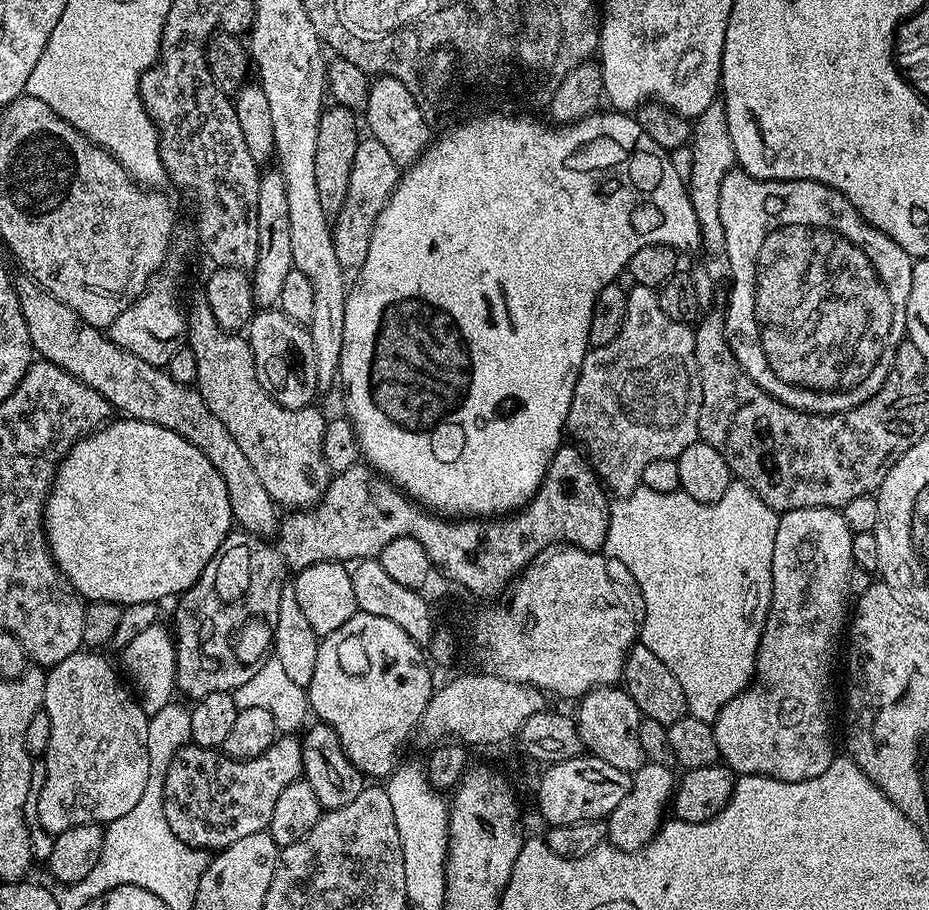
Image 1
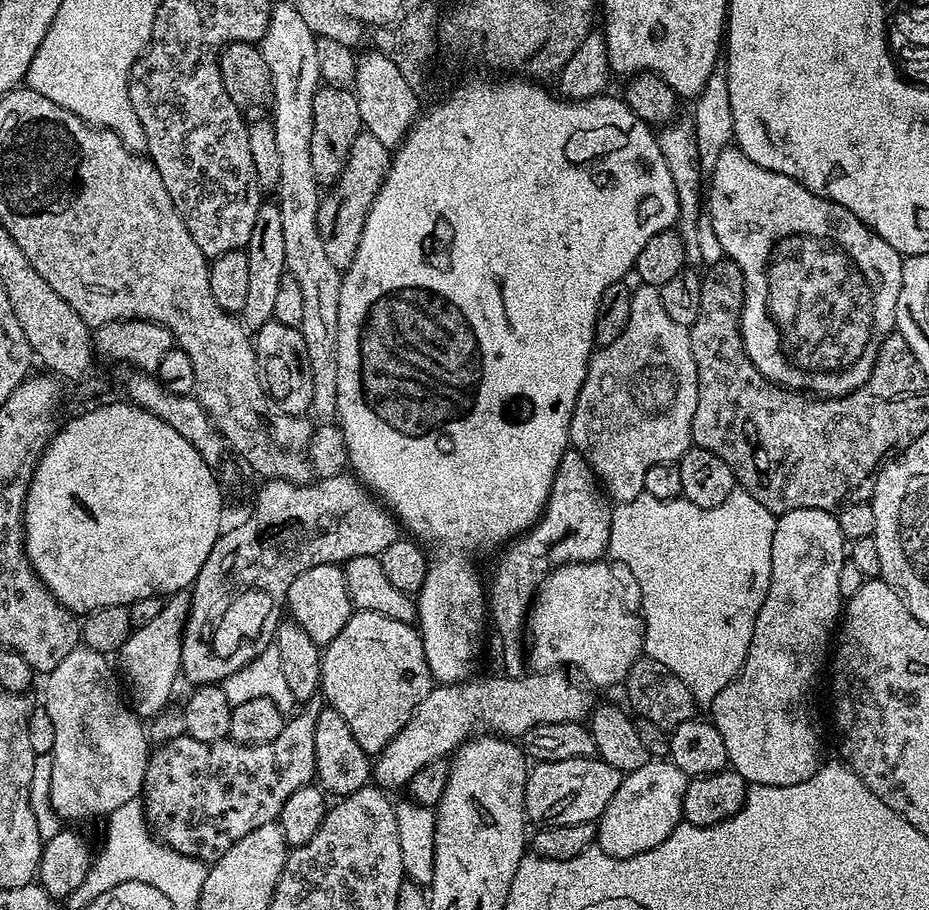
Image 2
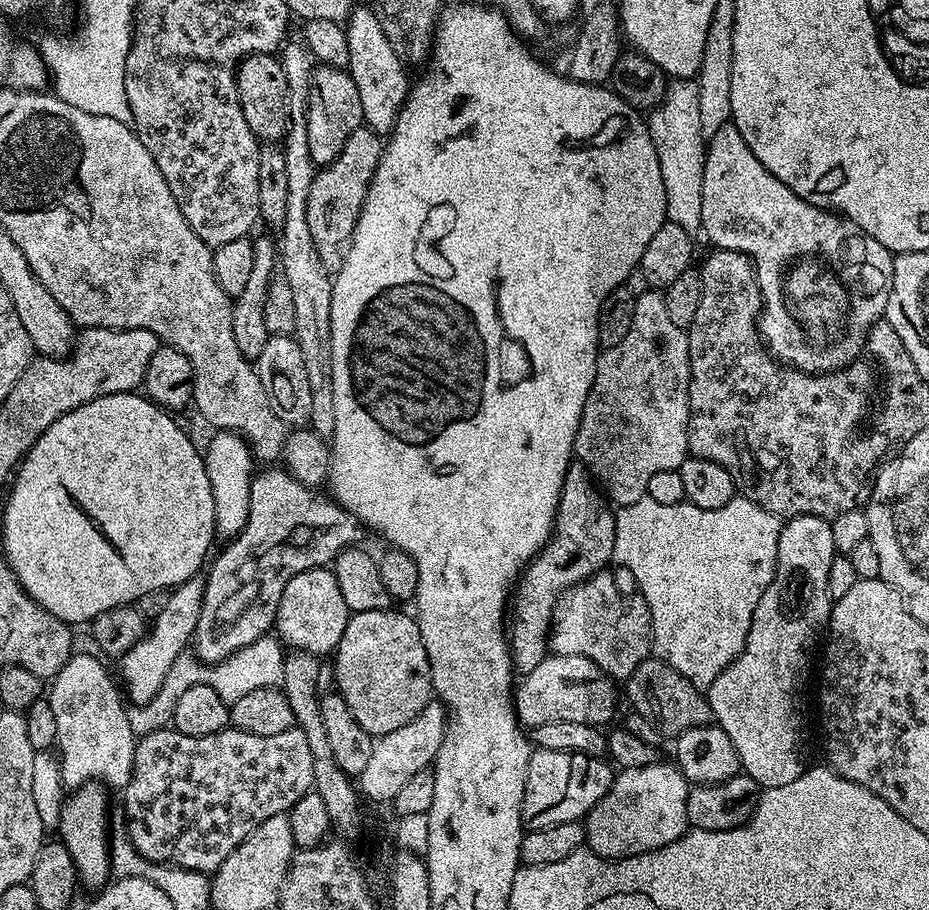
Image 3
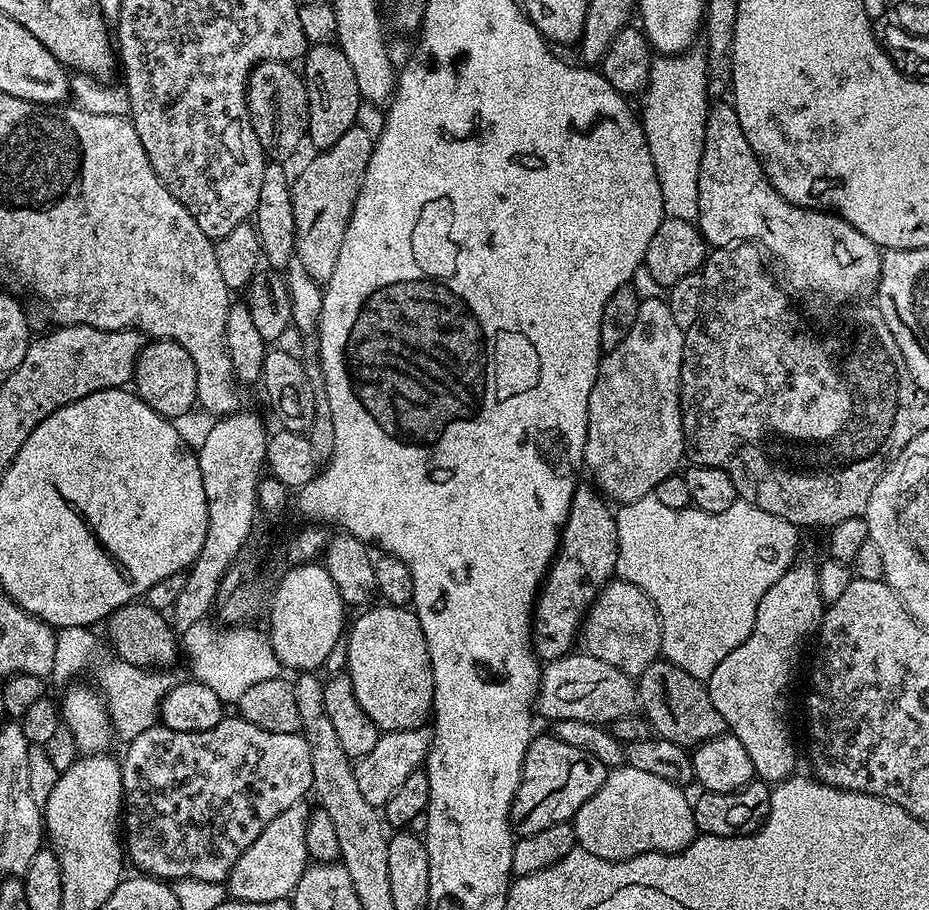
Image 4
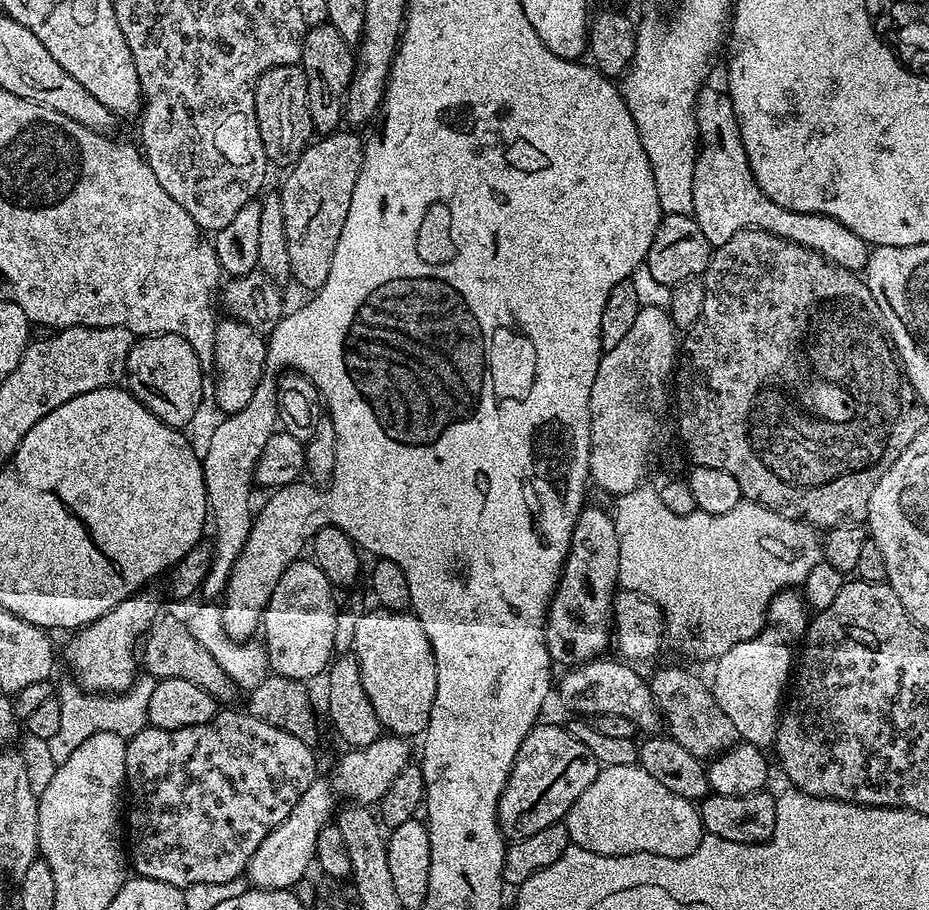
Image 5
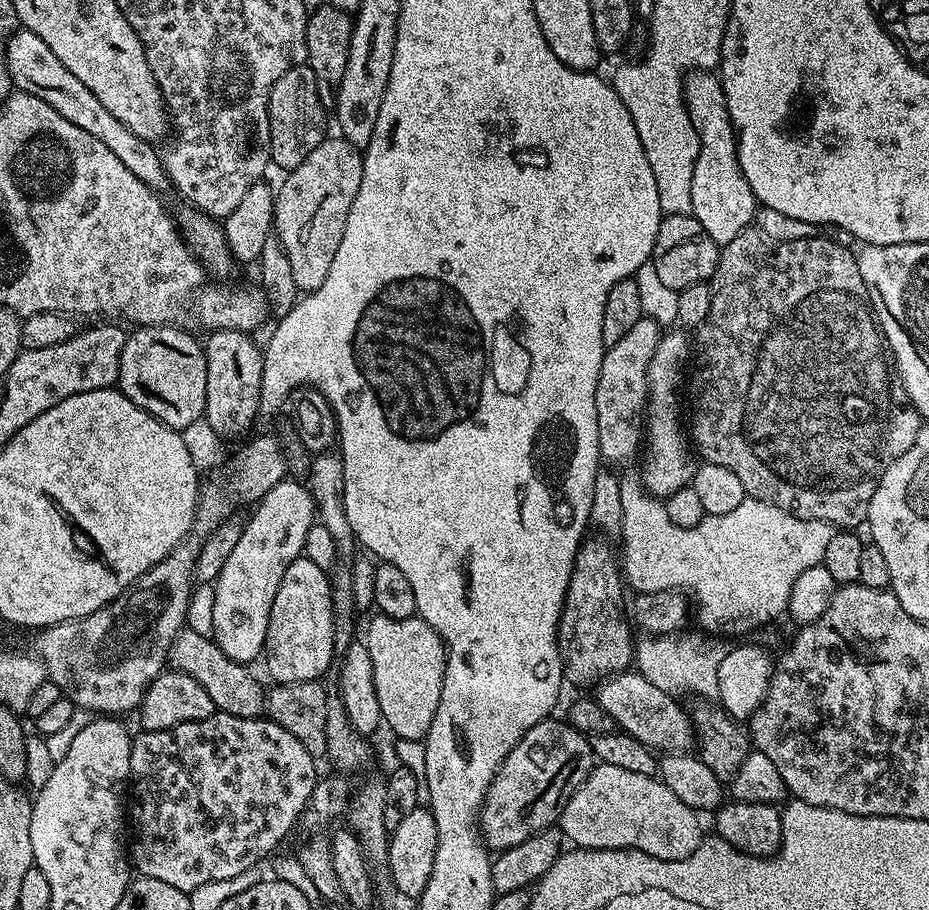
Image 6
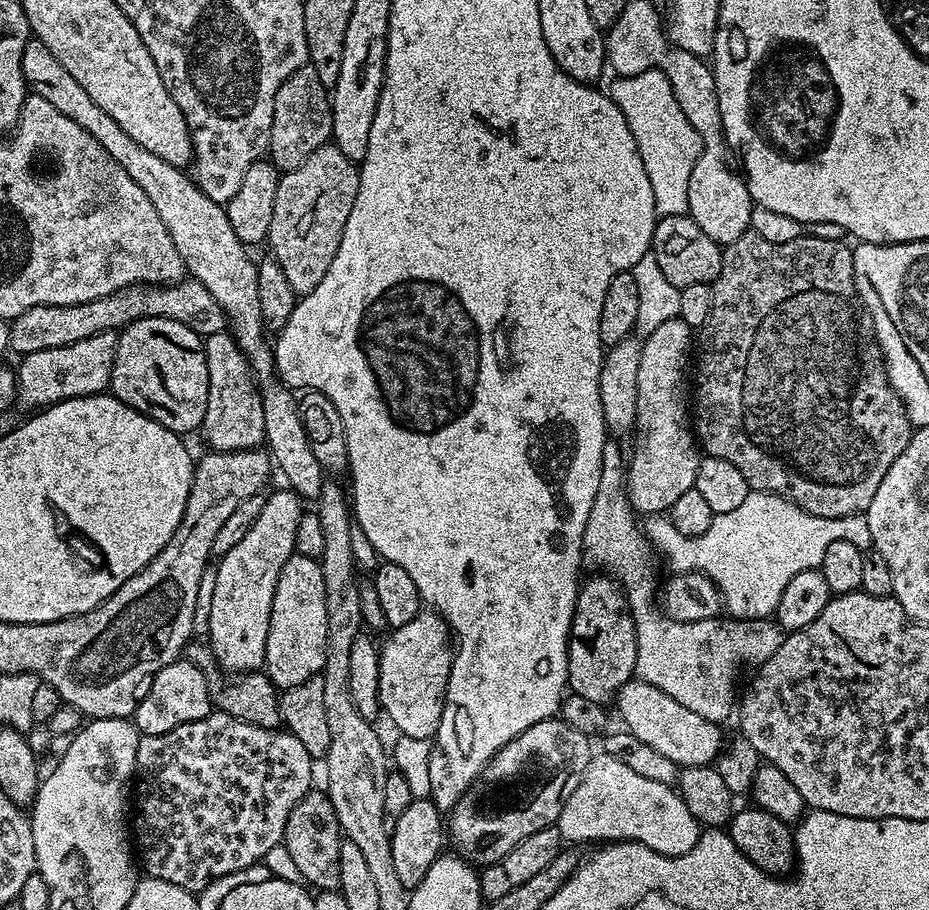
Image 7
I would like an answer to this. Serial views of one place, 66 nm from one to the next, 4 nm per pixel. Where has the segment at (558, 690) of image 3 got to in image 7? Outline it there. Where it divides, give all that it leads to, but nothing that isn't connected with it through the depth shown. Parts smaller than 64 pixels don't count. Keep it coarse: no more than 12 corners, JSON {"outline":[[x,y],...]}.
{"outline":[[645,680],[615,704],[627,732],[680,768],[712,764],[721,725]]}

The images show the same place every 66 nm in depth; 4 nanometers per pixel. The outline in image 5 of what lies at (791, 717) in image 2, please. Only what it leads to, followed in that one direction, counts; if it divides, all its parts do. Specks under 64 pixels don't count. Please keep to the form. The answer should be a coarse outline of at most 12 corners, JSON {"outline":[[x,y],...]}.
{"outline":[[796,590],[715,661],[712,693],[743,743],[773,747],[810,609]]}

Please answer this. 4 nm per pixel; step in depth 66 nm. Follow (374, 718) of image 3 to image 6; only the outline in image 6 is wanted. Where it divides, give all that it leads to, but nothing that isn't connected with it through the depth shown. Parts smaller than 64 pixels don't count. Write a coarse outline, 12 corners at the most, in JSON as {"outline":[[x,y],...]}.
{"outline":[[417,615],[368,624],[374,694],[393,737],[423,741],[448,661]]}

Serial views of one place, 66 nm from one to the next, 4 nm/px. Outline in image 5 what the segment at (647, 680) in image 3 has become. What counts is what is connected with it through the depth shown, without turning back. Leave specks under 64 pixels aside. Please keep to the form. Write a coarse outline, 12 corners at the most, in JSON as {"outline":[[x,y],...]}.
{"outline":[[684,668],[650,683],[667,735],[707,761],[738,737],[711,687]]}

